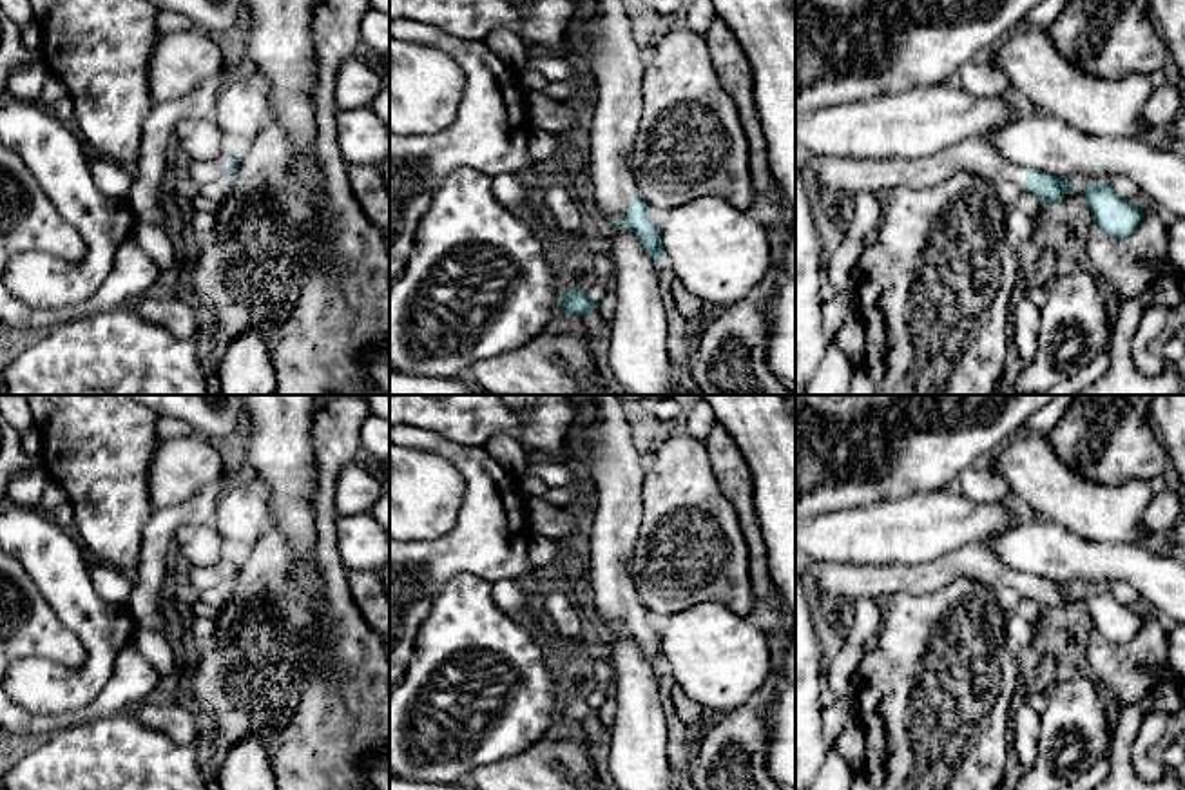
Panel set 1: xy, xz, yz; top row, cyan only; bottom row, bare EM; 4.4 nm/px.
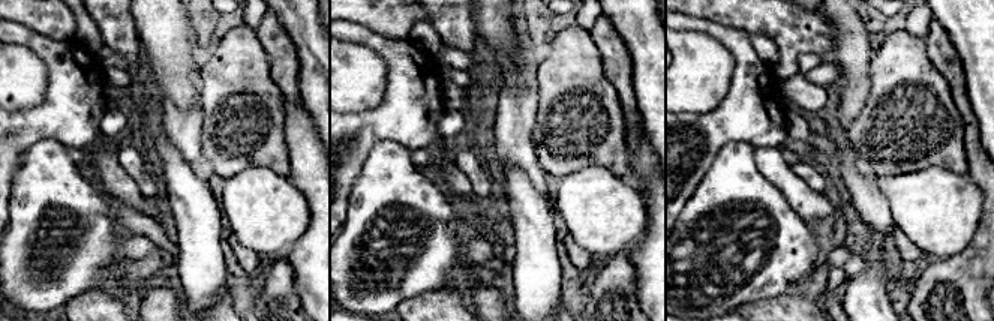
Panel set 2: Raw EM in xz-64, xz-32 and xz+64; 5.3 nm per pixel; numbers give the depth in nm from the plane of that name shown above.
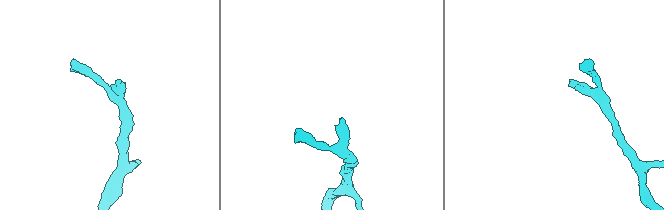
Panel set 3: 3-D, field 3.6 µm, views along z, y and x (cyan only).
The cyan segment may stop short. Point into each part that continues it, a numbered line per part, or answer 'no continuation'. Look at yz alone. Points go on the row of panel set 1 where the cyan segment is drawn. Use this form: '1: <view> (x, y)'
1: yz (879, 176)

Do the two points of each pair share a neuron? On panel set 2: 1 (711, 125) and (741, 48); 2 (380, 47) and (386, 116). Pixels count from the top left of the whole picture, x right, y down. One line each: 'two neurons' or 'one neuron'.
1: one neuron
2: one neuron

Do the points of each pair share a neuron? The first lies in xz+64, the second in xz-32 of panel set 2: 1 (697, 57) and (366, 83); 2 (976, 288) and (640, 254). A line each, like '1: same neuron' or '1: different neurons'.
1: same neuron
2: different neurons

